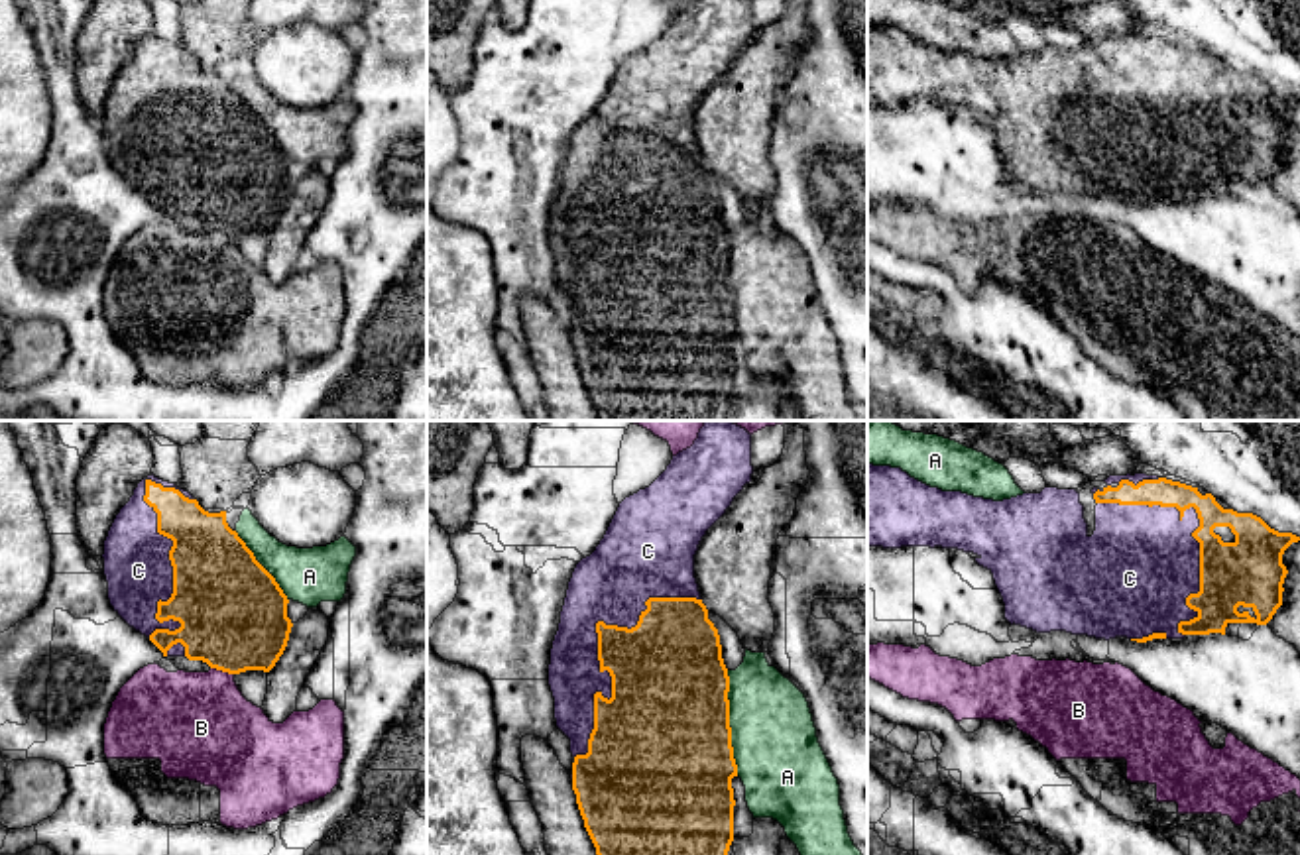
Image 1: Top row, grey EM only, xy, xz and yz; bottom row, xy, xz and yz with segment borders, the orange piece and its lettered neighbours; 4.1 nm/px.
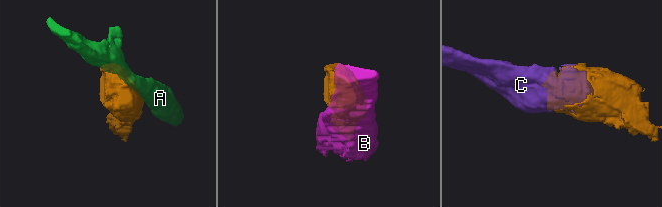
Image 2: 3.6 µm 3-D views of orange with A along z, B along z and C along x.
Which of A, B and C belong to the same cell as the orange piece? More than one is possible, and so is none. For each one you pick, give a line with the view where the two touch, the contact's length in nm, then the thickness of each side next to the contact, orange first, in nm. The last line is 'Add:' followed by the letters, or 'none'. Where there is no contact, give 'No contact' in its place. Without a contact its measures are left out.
C: Touches orange in xz. Shared border 850 nm. Thickness 380 nm (orange) against 280 nm
Add: C

